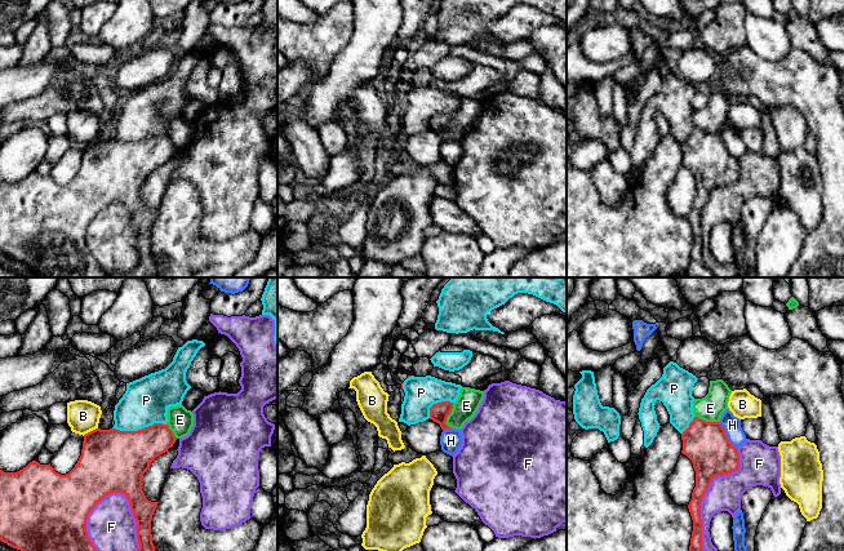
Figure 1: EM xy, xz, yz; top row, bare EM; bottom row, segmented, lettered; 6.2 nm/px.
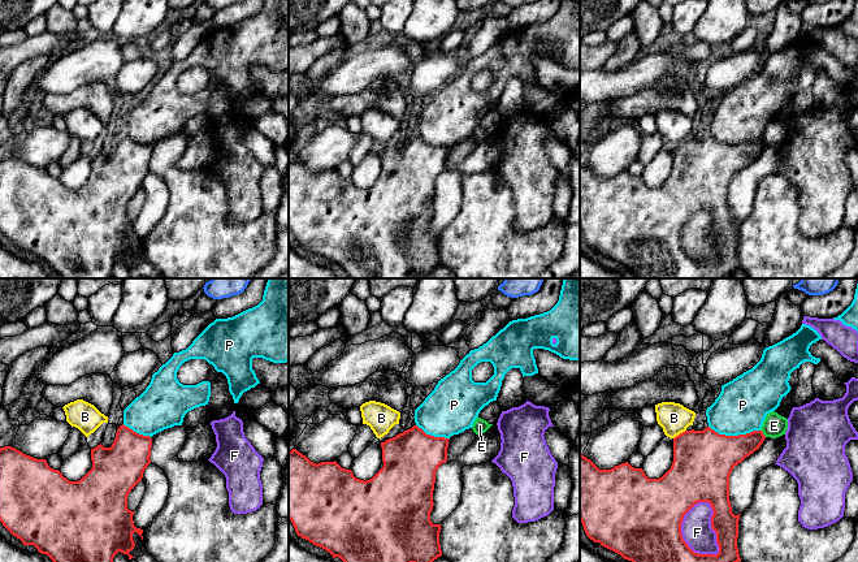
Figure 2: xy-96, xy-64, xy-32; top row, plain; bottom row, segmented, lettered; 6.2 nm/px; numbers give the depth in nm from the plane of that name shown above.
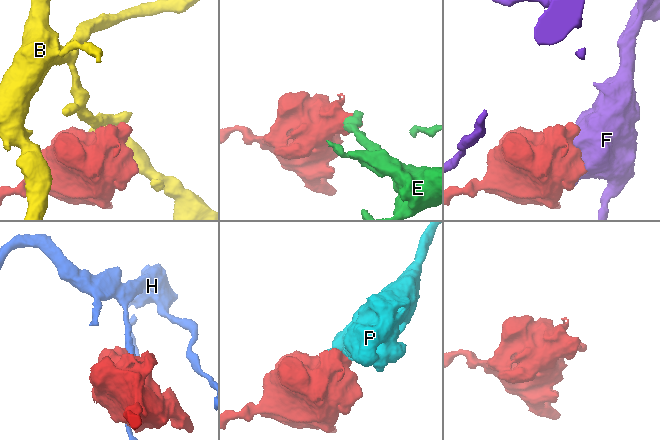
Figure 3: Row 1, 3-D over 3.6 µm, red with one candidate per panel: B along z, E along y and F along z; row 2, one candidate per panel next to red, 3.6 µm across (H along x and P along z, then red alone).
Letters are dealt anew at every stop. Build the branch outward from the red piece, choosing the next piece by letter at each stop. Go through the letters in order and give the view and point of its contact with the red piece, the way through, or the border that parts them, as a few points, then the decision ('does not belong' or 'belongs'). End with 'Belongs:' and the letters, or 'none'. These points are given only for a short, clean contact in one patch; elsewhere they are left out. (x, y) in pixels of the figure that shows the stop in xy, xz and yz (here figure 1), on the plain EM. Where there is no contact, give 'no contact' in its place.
B: contact xy (90, 142); does not belong
E: contact xz (448, 125); border xz (454, 114), (445, 133), (449, 138); does not belong
F: contact xy (87, 230); does not belong
H: contact yz (725, 146); does not belong
P: contact xy (138, 141); border xy (165, 134), (152, 134), (137, 141), (112, 140); does not belong
Belongs: none

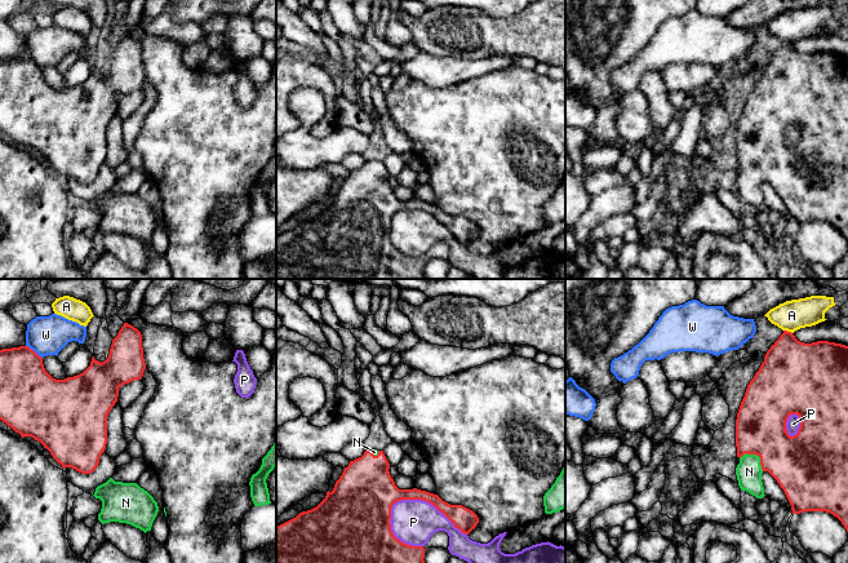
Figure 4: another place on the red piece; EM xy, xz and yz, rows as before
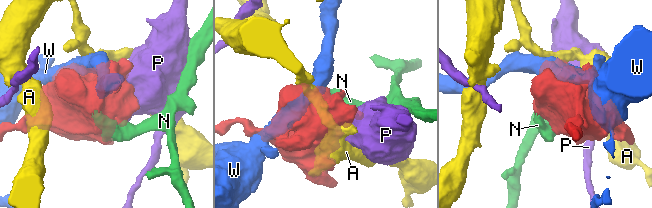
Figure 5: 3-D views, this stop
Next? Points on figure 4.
A: contact yz (786, 41); does not belong
N: contact yz (757, 165); way yz (795, 173), (781, 165), (757, 165), (749, 182); belongs
P: contact xz (429, 212); does not belong
W: contact xy (32, 61); does not belong
Belongs: N

